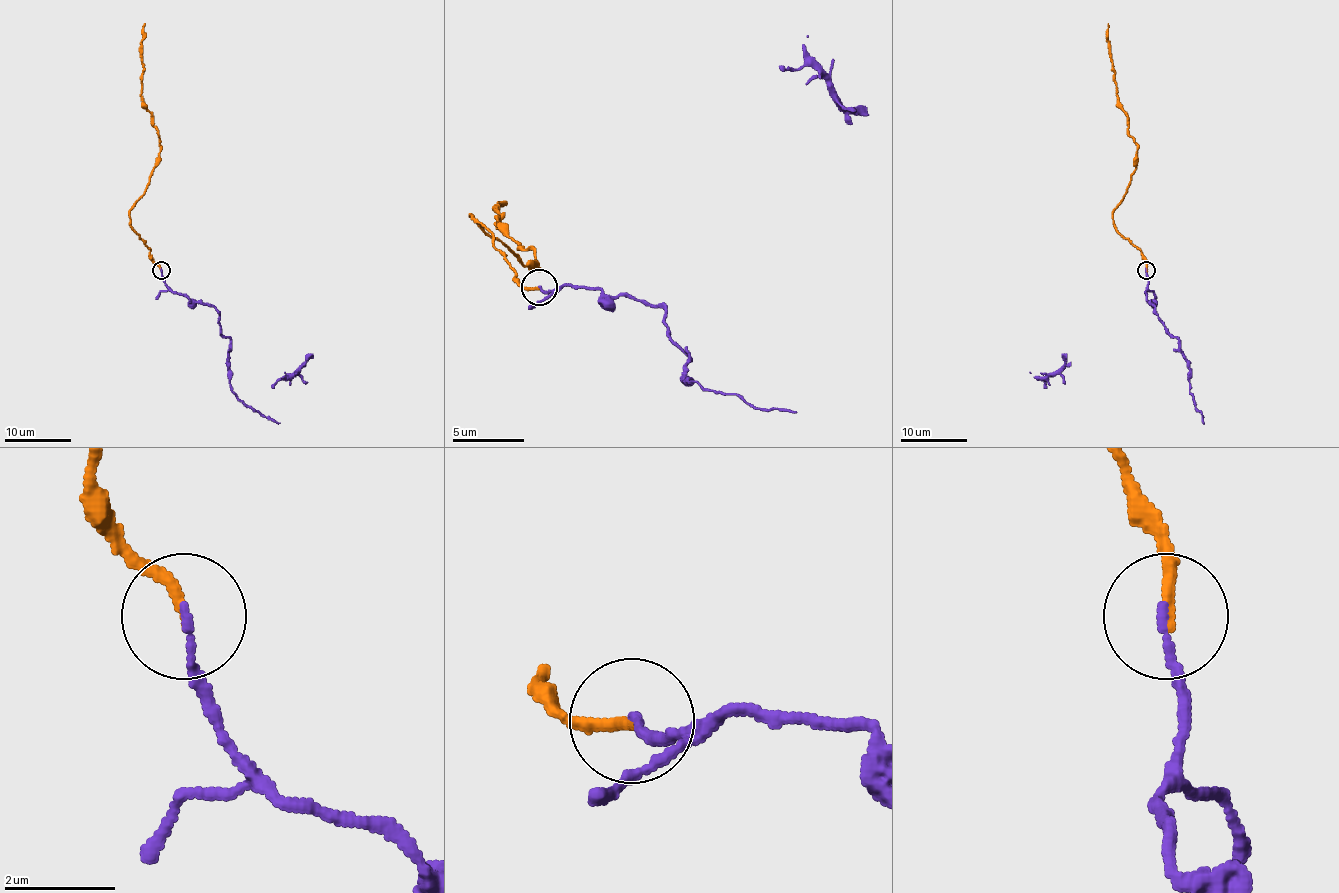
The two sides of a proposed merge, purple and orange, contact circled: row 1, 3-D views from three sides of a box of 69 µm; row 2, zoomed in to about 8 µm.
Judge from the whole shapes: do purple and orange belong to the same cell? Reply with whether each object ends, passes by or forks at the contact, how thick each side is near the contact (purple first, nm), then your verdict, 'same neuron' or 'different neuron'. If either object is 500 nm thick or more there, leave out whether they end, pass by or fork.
purple ends | orange ends | 150/200 nm | same neuron

